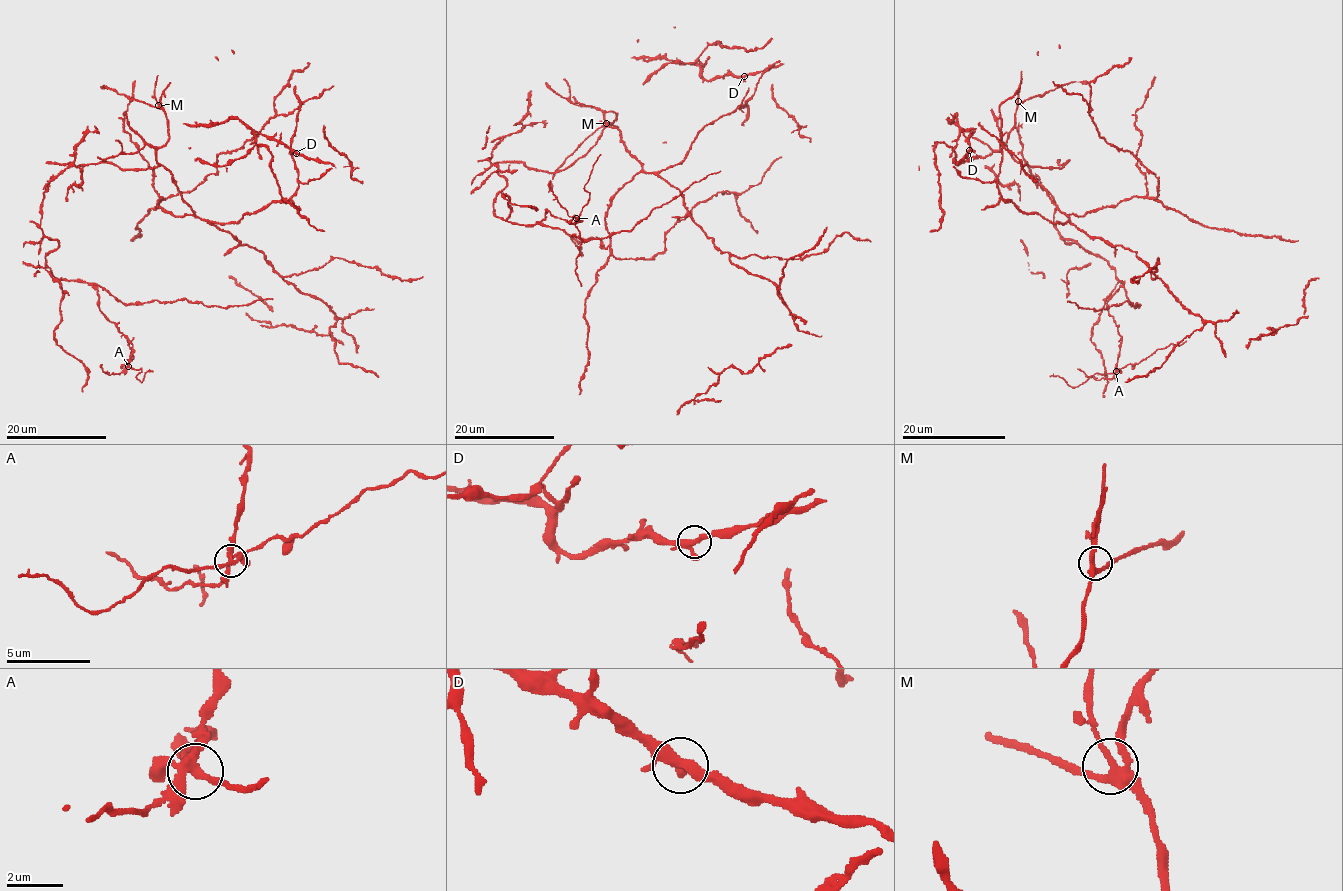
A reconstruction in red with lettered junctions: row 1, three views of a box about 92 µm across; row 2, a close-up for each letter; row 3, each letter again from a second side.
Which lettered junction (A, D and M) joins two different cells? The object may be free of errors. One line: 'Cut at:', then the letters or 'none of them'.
Cut at: A

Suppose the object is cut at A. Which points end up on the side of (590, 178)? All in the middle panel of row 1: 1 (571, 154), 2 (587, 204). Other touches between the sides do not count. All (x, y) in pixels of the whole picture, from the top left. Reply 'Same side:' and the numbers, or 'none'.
Same side: 2

